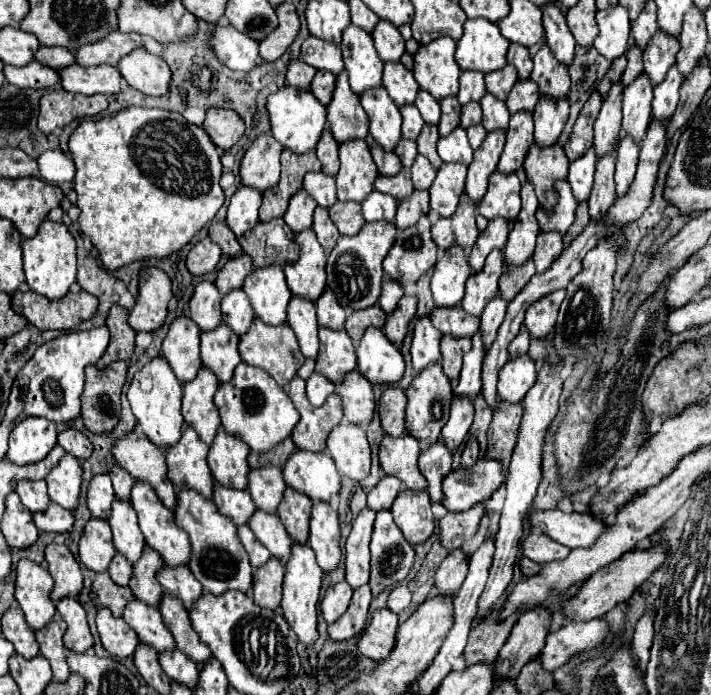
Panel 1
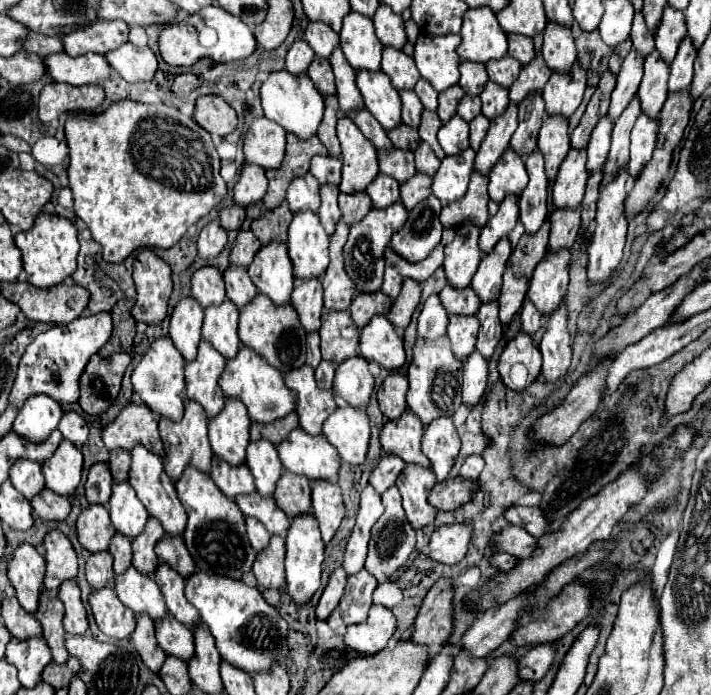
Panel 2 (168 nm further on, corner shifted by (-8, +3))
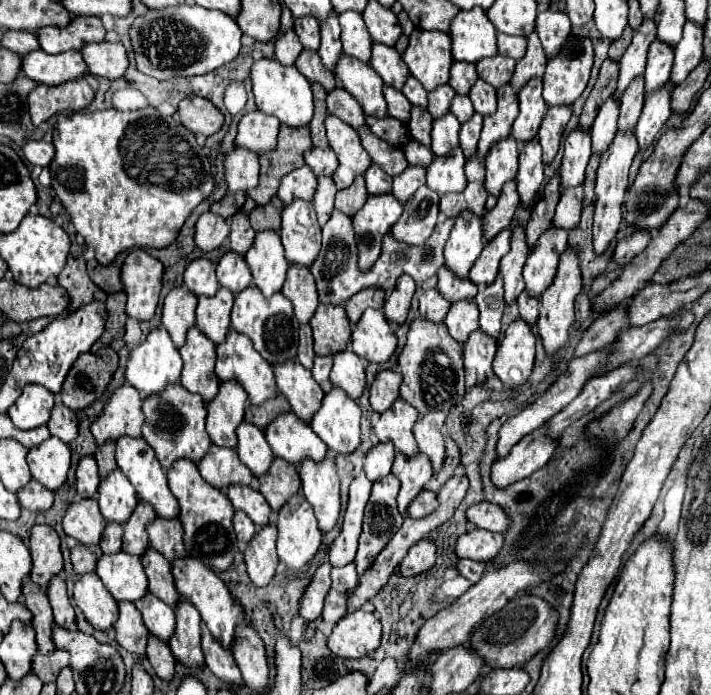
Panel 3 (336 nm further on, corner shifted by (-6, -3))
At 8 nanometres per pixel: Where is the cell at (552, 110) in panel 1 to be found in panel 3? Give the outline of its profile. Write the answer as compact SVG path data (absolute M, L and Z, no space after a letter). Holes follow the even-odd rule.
M571 35L561 55L549 59L543 75L543 99L549 107L573 105L587 87L593 67L593 45L589 37Z

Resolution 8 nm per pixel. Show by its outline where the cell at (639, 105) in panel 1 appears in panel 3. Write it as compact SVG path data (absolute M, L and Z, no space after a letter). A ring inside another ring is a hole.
M653 41L649 47L647 69L645 69L645 93L653 93L669 83L669 73L673 67L673 49L667 43Z

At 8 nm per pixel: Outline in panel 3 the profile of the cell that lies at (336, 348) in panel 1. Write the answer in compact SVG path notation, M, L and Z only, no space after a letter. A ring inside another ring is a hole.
M319 305L311 323L315 353L325 357L345 351L351 339L351 323L341 305Z

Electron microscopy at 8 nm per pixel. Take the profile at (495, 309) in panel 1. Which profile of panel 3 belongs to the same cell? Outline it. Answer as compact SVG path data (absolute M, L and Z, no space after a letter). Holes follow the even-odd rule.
M517 227L513 229L513 235L511 235L511 251L501 259L501 267L499 267L499 273L505 281L505 303L507 305L515 303L517 295L525 291L521 271L523 271L527 255L529 255L529 247L525 243L525 231Z

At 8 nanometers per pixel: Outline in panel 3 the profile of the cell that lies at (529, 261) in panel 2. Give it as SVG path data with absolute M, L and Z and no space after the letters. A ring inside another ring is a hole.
M555 175L543 189L543 195L539 197L539 201L535 203L533 211L531 211L531 219L525 227L525 235L527 235L527 245L529 249L535 247L537 239L541 237L541 233L545 233L545 229L551 227L553 223L553 213L555 207L559 203L561 197L561 187L559 187L559 175Z

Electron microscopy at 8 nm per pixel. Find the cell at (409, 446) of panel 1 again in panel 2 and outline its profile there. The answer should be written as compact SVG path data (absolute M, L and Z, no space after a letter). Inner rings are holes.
M405 409L405 413L399 419L387 421L381 427L379 441L385 453L395 453L405 463L429 467L429 459L421 451L421 435L423 435L421 419L411 409Z

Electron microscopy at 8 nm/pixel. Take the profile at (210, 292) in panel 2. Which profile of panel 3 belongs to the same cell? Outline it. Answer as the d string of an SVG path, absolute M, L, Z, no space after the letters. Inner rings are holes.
M195 259L193 263L187 265L185 269L185 285L189 287L189 291L193 295L205 295L205 297L213 297L213 293L219 291L219 283L215 277L215 267L211 261L207 259Z

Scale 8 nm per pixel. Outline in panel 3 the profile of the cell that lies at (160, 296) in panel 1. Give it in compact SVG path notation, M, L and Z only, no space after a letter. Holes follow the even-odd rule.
M133 249L121 269L127 291L127 315L137 321L151 321L159 303L163 265L143 249Z

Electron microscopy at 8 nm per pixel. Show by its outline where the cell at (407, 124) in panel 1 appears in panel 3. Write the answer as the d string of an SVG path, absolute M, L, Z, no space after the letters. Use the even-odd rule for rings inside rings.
M383 87L385 93L385 101L389 105L389 115L395 119L401 119L403 123L409 121L409 111L411 111L411 103L409 99L405 99L405 95L393 87Z

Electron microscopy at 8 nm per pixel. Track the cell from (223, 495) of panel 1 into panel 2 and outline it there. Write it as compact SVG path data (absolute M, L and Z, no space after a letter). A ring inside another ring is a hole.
M217 455L211 461L209 475L215 481L215 485L223 491L223 495L227 495L229 499L235 499L239 493L251 493L255 489L253 475L247 469L247 465L233 467Z

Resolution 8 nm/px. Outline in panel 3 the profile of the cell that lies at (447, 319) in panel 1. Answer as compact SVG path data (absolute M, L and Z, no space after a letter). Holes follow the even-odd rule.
M445 267L439 269L439 285L437 285L437 289L441 291L441 295L449 303L455 303L455 301L461 301L461 299L475 299L475 295L477 295L477 285L473 285L469 279L455 277Z

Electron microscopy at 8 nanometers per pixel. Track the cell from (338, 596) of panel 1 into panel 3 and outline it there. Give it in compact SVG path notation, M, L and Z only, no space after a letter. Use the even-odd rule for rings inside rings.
M323 563L315 571L313 581L307 587L301 607L299 607L299 615L305 621L315 621L321 617L321 611L325 605L325 595L329 593L329 585L331 585L331 563Z

